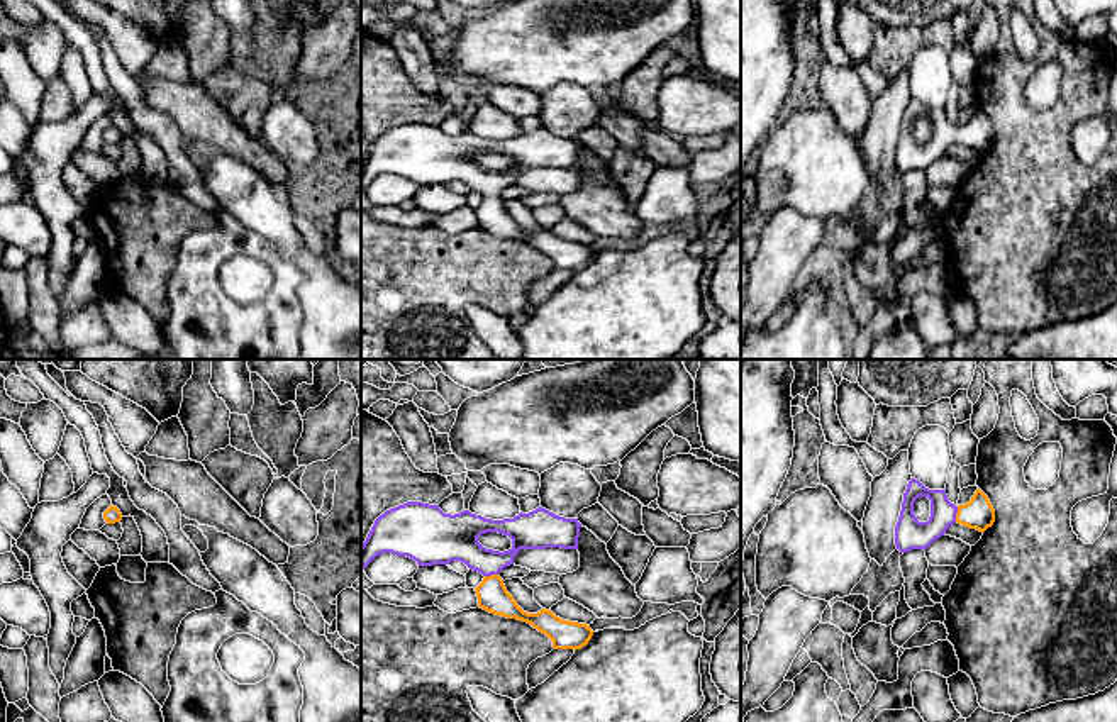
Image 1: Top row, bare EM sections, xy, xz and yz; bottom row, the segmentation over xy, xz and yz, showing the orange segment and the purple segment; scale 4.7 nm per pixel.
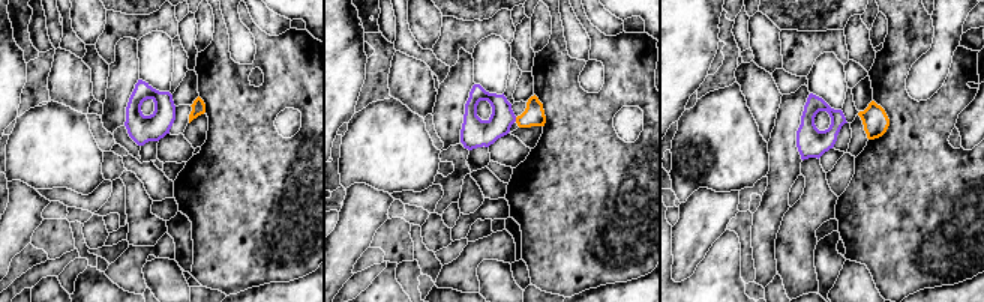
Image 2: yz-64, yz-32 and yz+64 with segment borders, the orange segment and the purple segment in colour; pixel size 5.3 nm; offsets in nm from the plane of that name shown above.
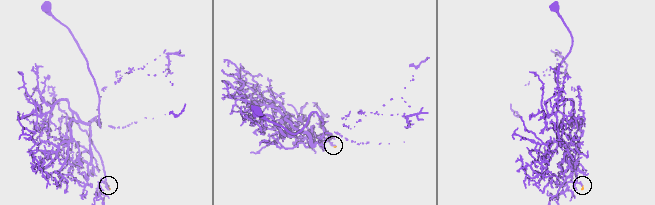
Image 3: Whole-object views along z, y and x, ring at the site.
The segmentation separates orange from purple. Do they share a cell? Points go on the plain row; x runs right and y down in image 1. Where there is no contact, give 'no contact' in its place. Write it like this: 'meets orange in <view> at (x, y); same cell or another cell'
meets orange in yz at (956, 134); same cell

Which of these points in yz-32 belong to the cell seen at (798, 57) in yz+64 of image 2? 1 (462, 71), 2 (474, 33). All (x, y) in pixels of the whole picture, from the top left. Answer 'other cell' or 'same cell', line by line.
1: other cell
2: same cell

